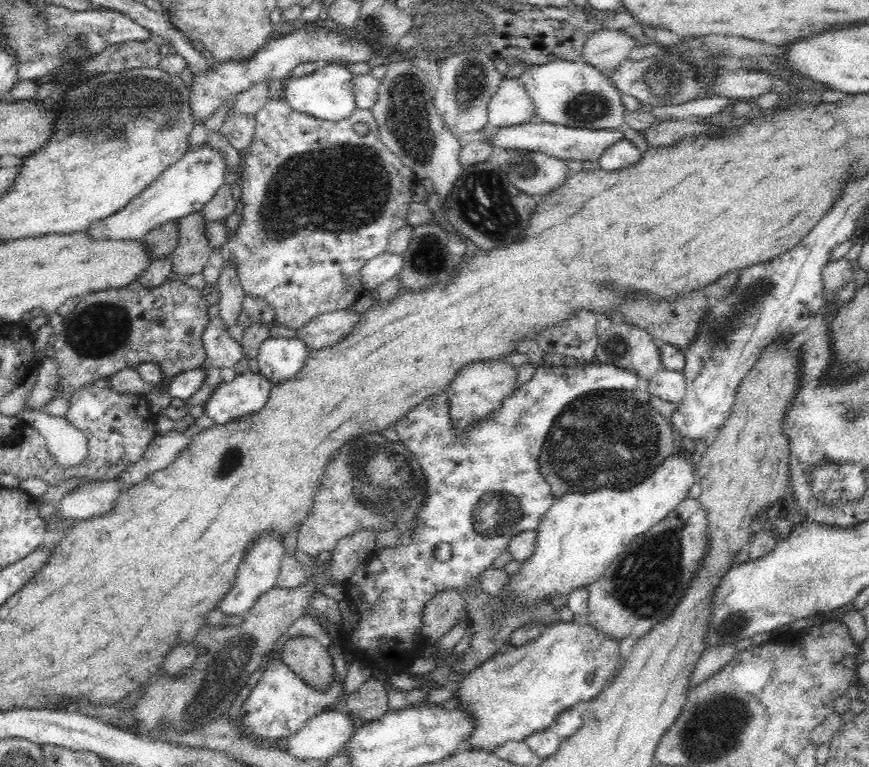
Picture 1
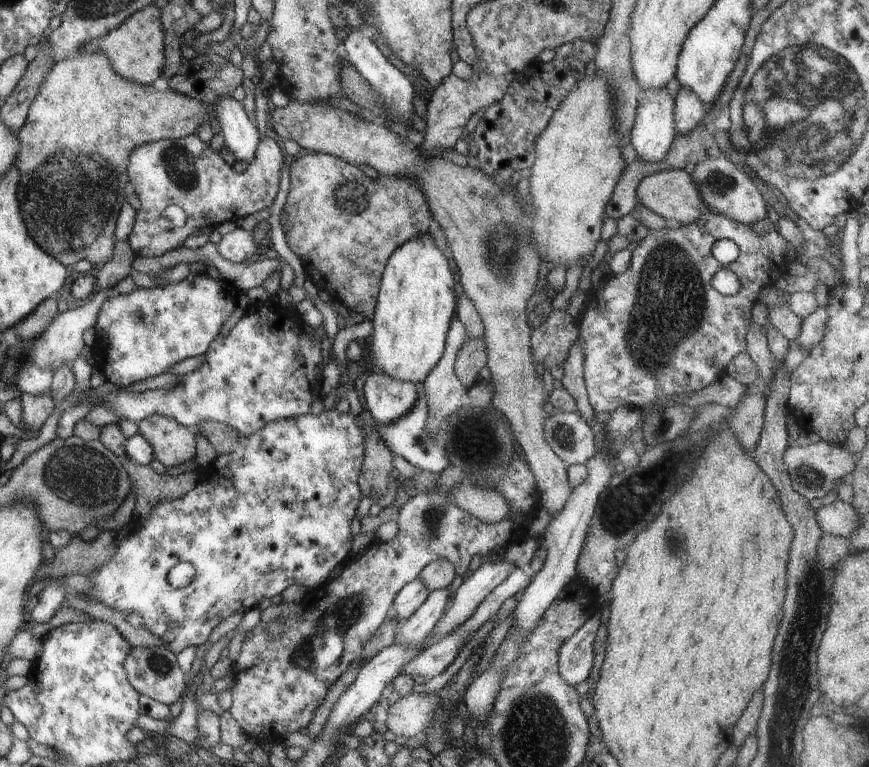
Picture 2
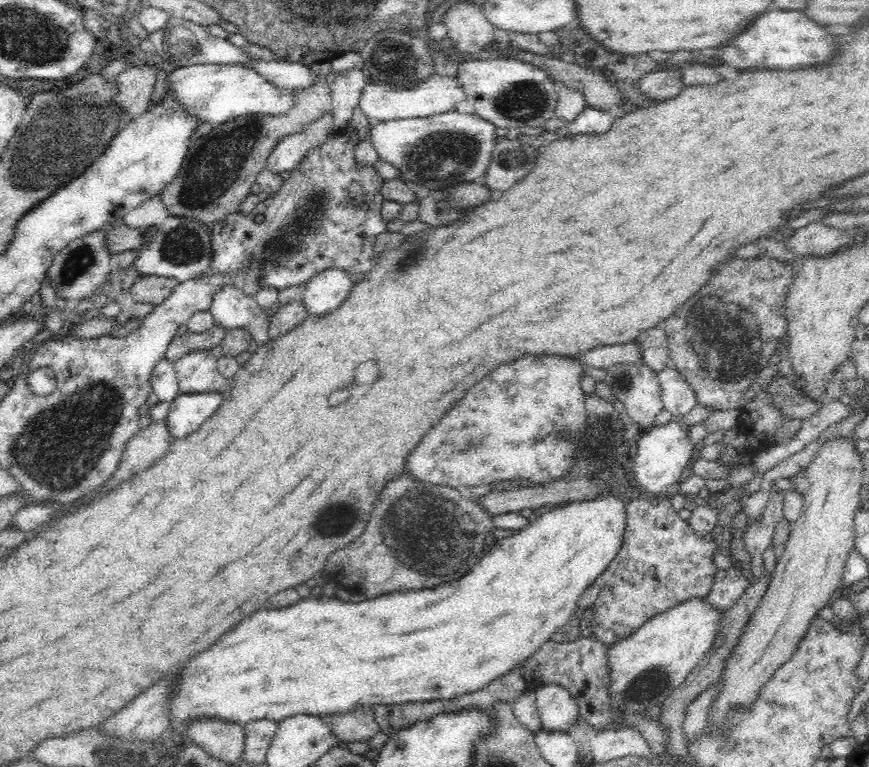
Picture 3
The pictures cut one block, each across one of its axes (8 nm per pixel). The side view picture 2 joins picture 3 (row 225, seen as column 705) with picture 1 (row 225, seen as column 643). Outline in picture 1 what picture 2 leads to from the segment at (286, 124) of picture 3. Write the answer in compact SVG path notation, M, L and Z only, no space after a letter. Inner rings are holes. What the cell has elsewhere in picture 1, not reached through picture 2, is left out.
M201 210L176 221L179 224L179 244L170 255L172 272L179 278L202 273L203 268L209 264L213 250L204 237L207 223L201 216Z

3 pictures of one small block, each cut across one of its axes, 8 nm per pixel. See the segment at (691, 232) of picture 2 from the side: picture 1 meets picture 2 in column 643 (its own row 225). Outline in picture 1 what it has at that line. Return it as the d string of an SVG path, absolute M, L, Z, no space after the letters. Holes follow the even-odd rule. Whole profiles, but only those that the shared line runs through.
M283 97L278 100L269 100L261 108L260 113L256 114L255 119L255 135L249 150L243 154L242 160L241 201L244 207L242 219L238 222L239 231L235 236L229 237L226 244L221 247L221 253L224 262L233 262L237 266L237 274L245 293L250 297L266 301L276 313L275 322L296 331L306 326L314 317L352 308L353 303L366 292L361 283L362 268L372 258L389 254L389 239L408 225L408 209L412 203L412 192L418 178L411 168L400 162L400 159L380 141L378 123L370 109L356 108L348 118L343 118L338 122L320 121L312 115L292 110L288 101ZM356 122L368 124L369 131L366 135L360 136L354 132L352 126Z

